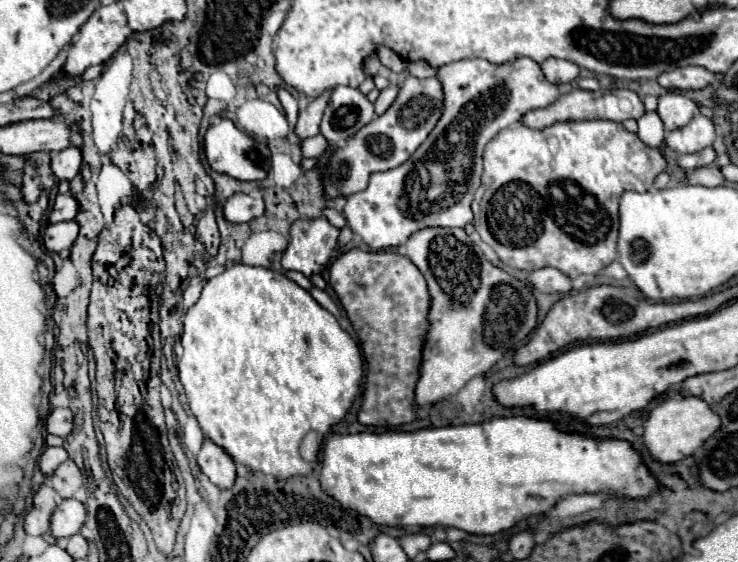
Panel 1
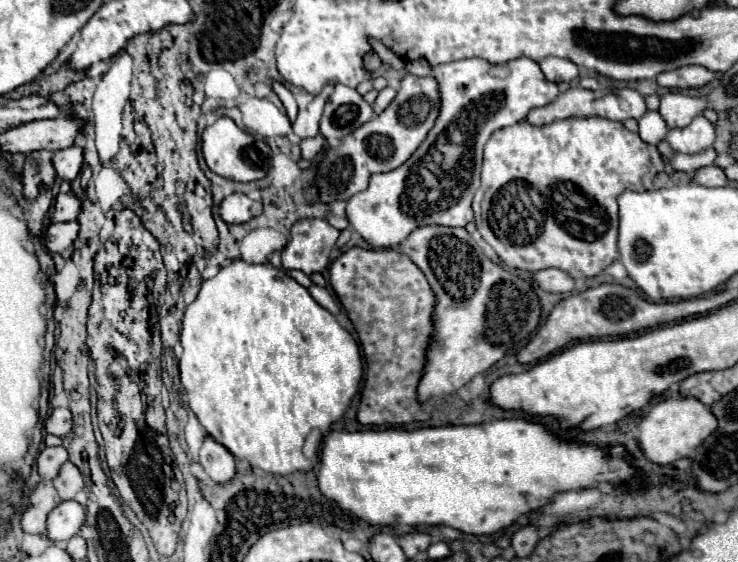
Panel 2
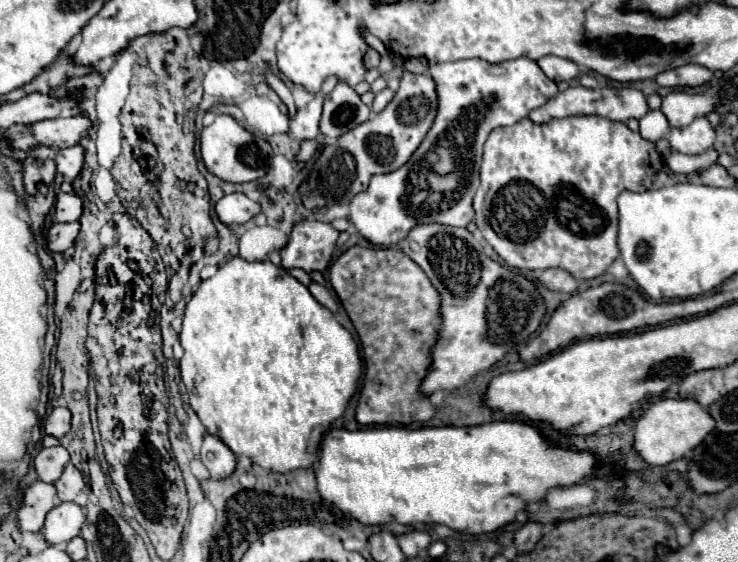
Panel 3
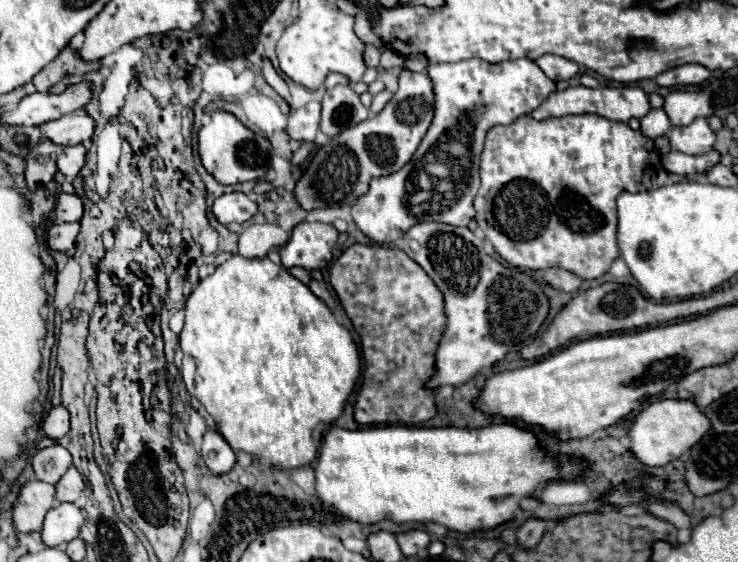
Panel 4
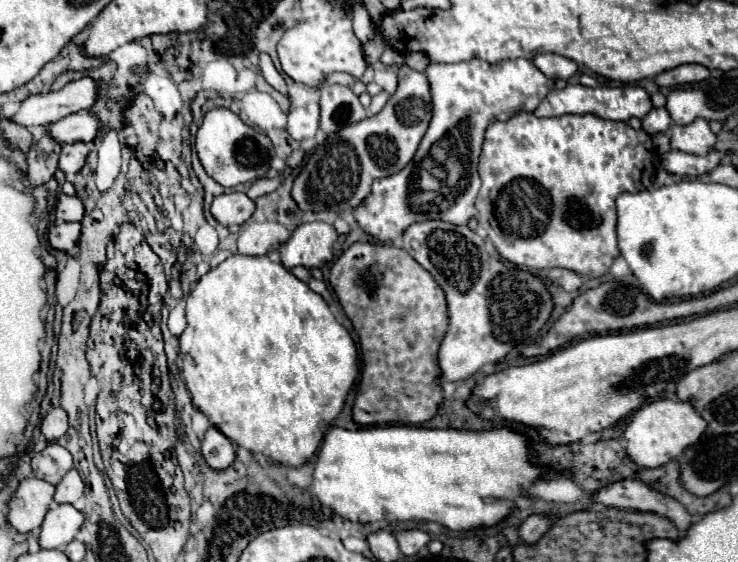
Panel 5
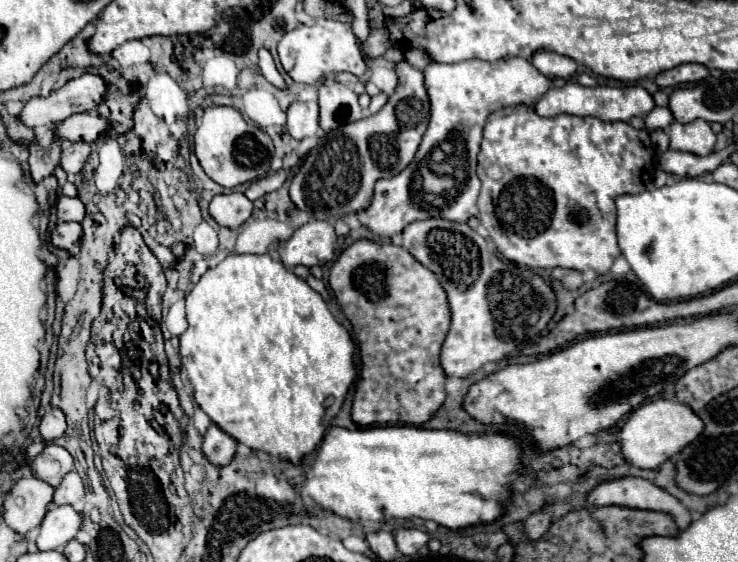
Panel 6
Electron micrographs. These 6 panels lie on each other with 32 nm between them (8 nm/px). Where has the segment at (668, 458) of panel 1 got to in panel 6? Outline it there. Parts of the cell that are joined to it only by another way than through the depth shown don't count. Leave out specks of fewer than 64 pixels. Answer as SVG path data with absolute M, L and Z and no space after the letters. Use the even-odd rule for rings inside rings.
M654 400L648 402L640 408L636 408L628 420L624 422L624 426L620 428L618 434L618 444L620 444L620 452L622 458L636 466L636 468L658 468L662 462L666 462L670 456L678 454L684 446L688 446L692 440L696 440L696 436L702 432L704 424L702 420L682 402L672 402L672 400Z

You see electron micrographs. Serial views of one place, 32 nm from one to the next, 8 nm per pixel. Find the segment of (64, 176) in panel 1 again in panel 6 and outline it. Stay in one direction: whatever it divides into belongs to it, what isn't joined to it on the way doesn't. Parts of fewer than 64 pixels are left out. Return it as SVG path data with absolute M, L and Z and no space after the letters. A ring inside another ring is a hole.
M72 142L66 144L62 150L62 160L60 166L68 172L68 174L78 174L82 170L82 166L86 164L88 156L92 152L92 146L86 142Z

